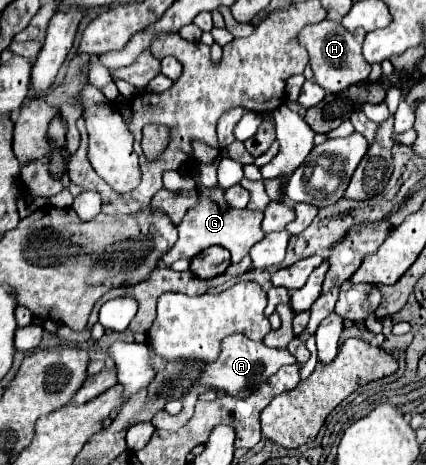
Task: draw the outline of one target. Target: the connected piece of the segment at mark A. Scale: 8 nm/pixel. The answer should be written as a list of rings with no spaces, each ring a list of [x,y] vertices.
[[[232,334],[224,340],[218,360],[206,364],[204,374],[200,376],[200,384],[206,384],[208,388],[212,388],[220,394],[246,398],[248,394],[252,394],[252,390],[258,390],[264,382],[268,382],[268,378],[272,374],[276,374],[282,366],[294,364],[294,360],[296,358],[292,358],[292,354],[288,354],[288,350],[268,348],[266,344],[252,342],[252,340],[244,338],[242,334]]]

